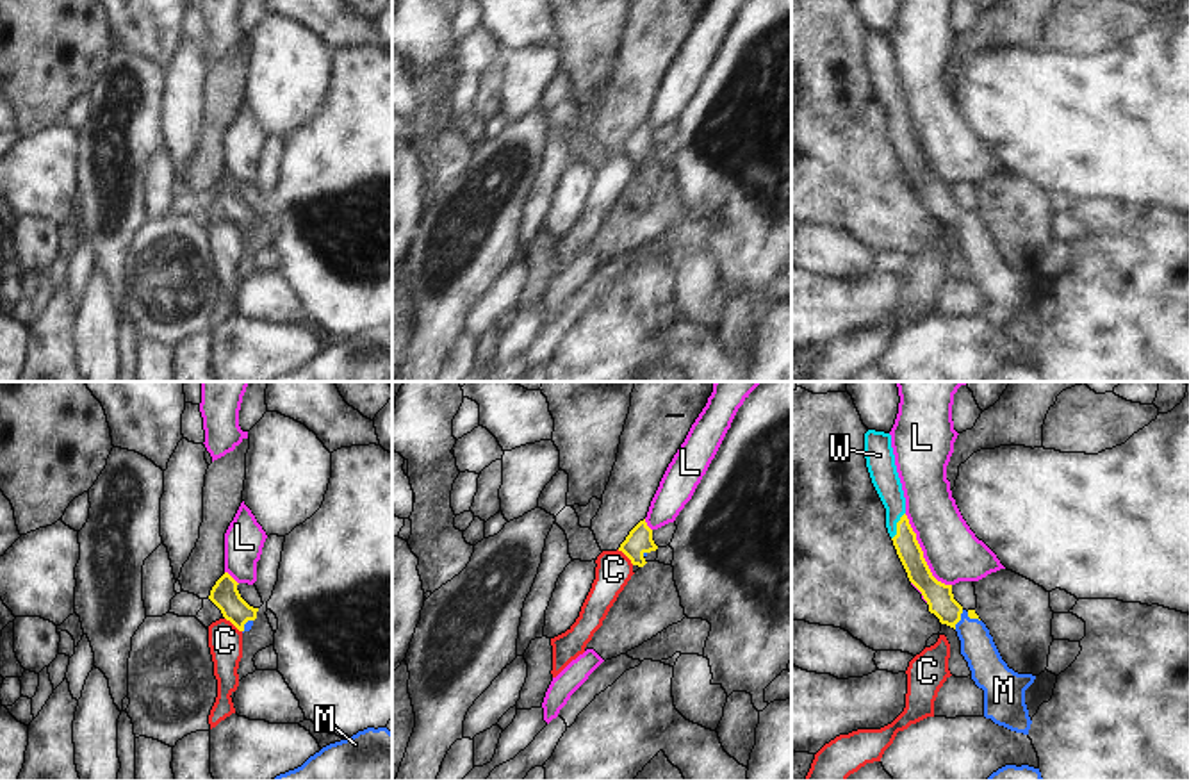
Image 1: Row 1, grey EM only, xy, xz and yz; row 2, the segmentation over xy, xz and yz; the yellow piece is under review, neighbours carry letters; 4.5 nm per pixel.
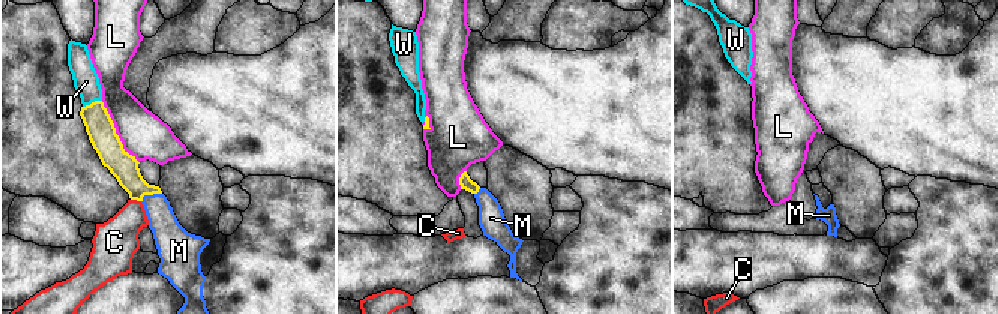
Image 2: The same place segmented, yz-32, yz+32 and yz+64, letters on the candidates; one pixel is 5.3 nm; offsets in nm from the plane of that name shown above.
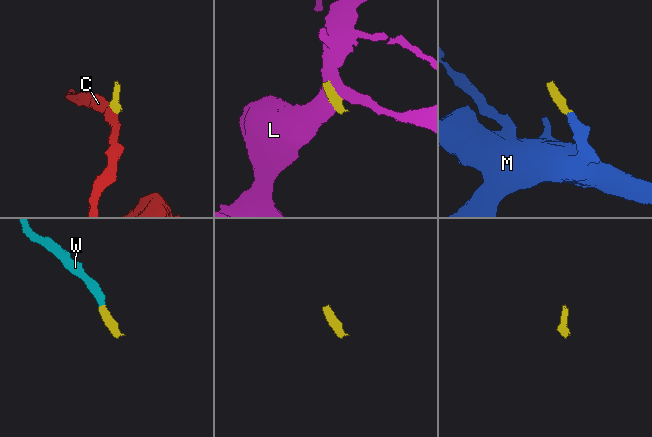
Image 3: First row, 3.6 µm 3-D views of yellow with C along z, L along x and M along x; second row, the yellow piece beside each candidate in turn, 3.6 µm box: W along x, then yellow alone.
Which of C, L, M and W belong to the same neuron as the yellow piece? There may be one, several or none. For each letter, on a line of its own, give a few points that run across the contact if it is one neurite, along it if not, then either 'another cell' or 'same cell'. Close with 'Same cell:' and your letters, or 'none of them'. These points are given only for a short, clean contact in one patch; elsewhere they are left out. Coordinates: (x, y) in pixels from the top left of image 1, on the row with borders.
C: line xy (225, 617), (241, 632); another cell
L: line yz (904, 514), (929, 571), (951, 585); another cell
M: line yz (938, 596), (959, 619), (972, 632), (977, 646); same cell
W: line yz (906, 544), (897, 526), (895, 503), (883, 473); same cell
Same cell: M, W

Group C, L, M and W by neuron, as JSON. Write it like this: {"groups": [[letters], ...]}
{"groups": [["C"], ["L"], ["M", "W"]]}

